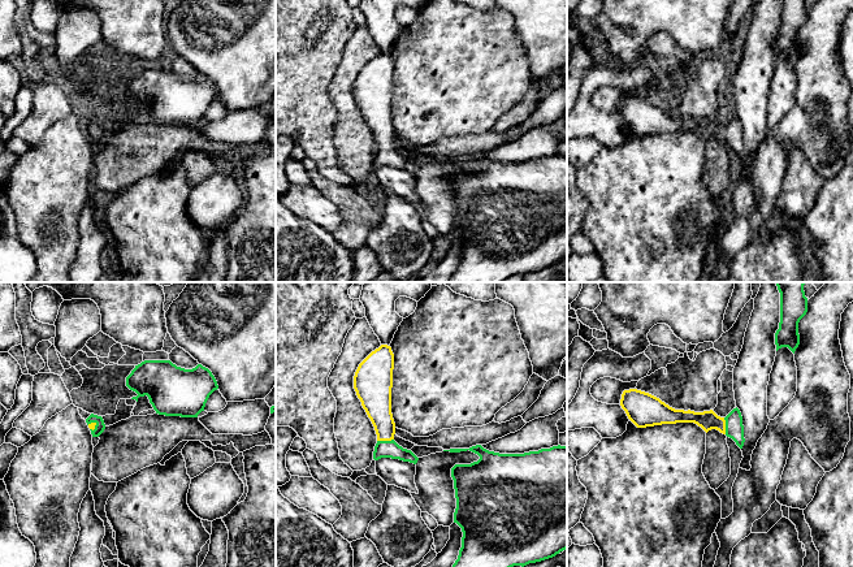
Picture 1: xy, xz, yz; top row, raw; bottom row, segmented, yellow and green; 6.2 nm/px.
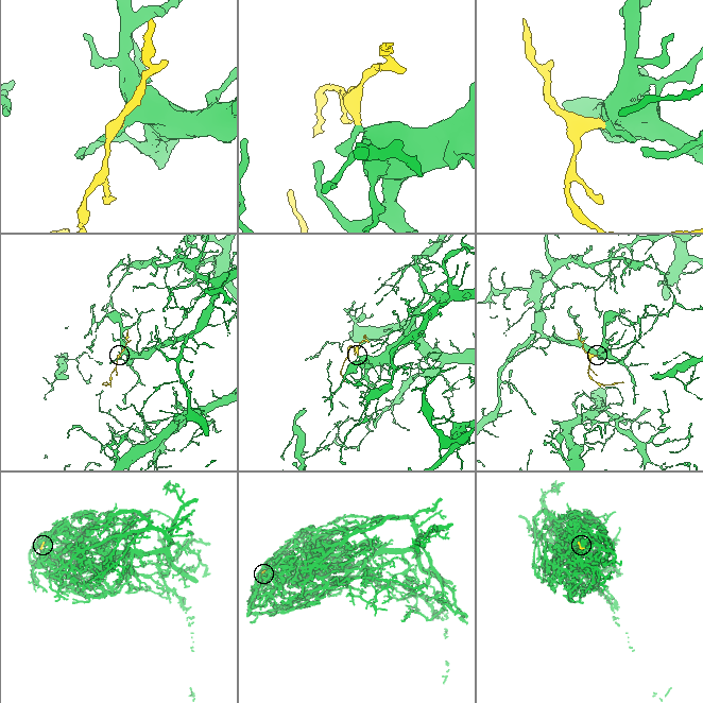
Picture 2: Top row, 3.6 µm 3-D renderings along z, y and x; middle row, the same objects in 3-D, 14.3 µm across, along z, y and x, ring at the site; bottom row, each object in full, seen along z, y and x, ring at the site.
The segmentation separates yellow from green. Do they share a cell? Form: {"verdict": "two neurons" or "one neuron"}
{"verdict": "one neuron"}

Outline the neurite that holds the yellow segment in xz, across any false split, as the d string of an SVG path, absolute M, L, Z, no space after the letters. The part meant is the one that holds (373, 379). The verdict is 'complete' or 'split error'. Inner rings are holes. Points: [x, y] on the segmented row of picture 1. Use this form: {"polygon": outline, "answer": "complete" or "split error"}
{"polygon": "M381 345L359 364L354 376L354 389L377 434L373 459L391 458L416 464L419 458L394 441L393 369L394 354L391 347Z", "answer": "split error"}

